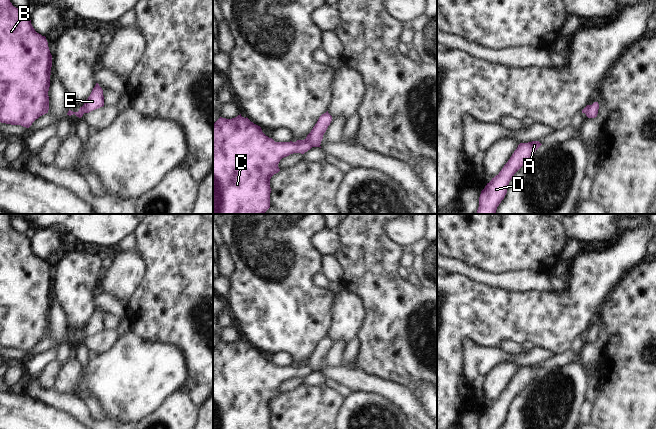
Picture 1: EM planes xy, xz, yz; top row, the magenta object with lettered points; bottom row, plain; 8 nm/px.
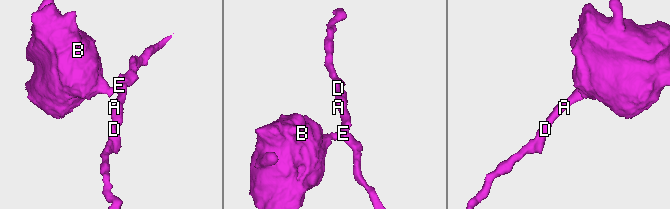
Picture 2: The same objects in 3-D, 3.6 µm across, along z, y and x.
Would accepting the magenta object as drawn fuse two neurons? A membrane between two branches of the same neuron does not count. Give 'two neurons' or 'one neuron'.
two neurons

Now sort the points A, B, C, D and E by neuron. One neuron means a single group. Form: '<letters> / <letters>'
A D E / B C

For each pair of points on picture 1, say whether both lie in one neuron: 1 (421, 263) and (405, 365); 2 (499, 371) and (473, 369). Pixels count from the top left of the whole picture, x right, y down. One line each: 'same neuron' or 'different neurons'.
1: different neurons
2: different neurons

